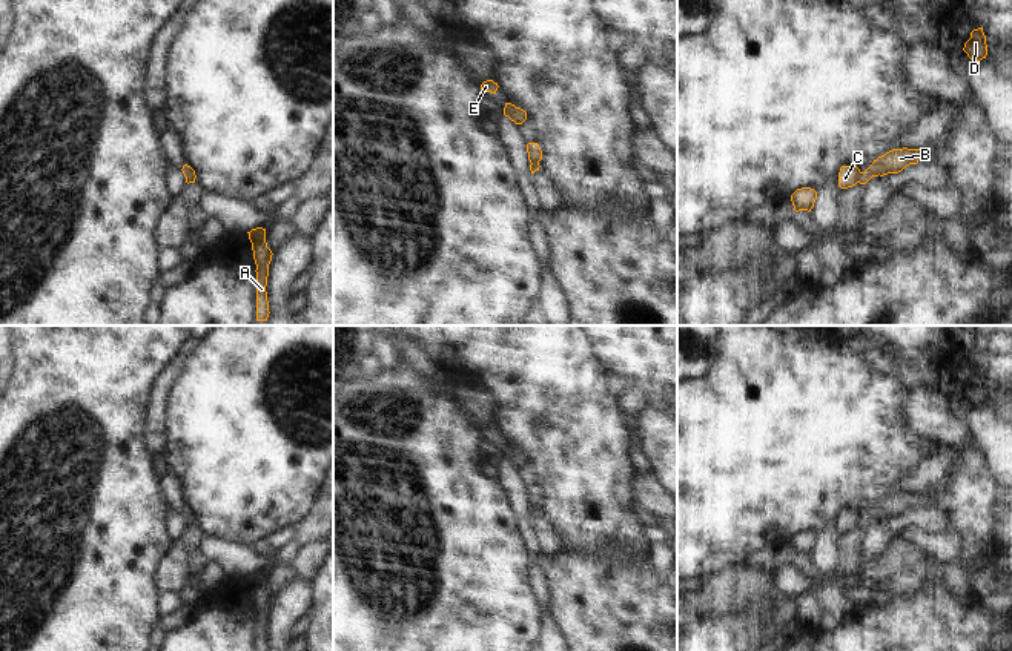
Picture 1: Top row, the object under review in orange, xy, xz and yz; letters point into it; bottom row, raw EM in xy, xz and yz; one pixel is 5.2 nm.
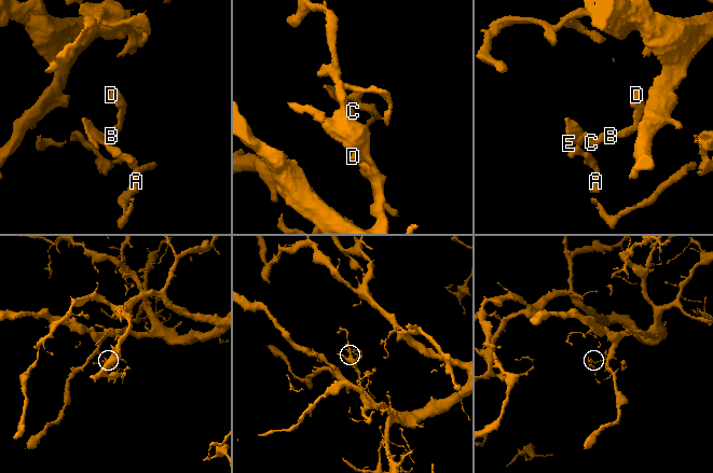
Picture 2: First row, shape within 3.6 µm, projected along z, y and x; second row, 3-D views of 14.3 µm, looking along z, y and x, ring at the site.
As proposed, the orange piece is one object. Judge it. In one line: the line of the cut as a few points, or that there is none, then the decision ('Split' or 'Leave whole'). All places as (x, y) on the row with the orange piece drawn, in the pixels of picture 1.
Split along yz (860, 172), (857, 181). Split.

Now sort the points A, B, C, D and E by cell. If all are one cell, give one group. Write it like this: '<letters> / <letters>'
A C E / B D

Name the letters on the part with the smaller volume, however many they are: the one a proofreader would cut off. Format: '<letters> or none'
A, C, E.

